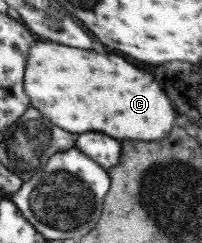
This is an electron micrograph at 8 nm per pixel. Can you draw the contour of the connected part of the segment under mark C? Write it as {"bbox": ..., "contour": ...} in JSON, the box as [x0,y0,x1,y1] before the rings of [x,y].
{"bbox":[22,39,174,140],"contour":[[[36,39],[26,55],[26,65],[22,81],[23,92],[29,100],[31,108],[36,108],[44,118],[48,118],[54,126],[70,132],[102,132],[116,140],[158,140],[170,131],[174,122],[174,112],[168,98],[162,94],[158,84],[150,74],[134,68],[118,56],[96,54],[92,50],[80,50],[62,46],[52,41]]]}

